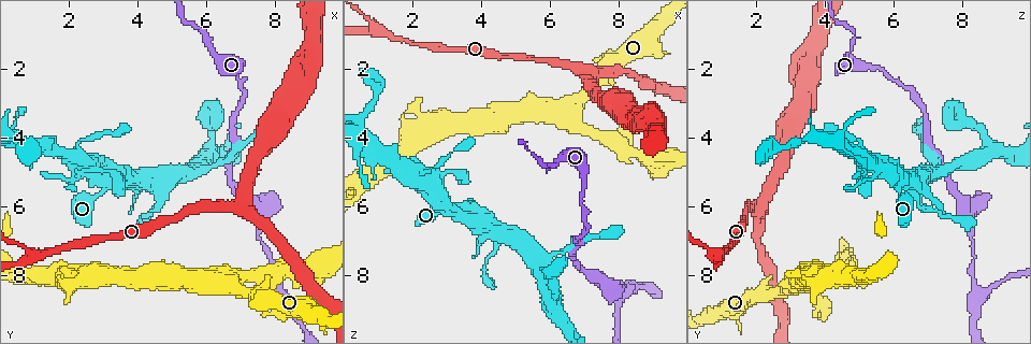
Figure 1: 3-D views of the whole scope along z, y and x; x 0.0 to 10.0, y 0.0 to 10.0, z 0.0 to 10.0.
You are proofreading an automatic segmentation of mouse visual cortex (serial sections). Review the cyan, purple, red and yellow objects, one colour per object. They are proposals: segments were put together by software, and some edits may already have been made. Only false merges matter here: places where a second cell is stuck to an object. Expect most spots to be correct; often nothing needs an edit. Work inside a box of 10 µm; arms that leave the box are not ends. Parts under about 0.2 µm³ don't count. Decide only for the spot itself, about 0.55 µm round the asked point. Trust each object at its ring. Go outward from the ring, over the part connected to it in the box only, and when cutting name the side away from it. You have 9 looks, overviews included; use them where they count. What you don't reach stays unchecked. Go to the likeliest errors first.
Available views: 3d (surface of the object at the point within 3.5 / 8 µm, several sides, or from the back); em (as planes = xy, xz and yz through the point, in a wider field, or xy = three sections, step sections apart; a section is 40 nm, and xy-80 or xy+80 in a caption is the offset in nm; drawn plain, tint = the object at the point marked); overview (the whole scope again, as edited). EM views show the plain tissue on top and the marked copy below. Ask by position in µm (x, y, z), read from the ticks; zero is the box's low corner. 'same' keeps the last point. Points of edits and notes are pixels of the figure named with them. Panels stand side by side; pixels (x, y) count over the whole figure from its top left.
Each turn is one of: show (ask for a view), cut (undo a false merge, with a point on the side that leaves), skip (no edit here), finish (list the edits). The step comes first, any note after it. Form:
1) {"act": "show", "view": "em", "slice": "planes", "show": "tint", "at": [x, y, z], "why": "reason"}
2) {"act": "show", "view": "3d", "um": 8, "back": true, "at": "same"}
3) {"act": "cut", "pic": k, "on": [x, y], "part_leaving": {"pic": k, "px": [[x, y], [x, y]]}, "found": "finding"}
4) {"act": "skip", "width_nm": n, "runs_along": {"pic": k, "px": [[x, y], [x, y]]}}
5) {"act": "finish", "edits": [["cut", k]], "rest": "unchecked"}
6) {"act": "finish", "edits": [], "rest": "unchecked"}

{"act": "show", "view": "3d", "um": 8, "at": [8.10, 8.45, 8.50]}

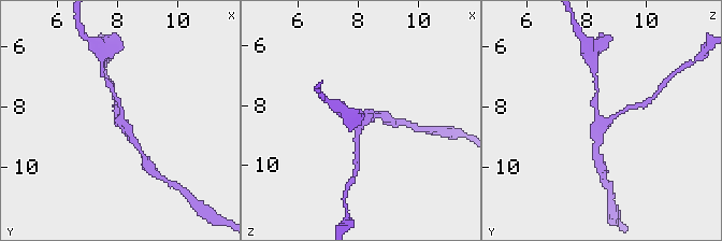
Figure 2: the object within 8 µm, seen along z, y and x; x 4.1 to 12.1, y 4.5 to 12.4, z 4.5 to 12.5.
{"act": "show", "view": "3d", "um": 3.5, "at": "same"}

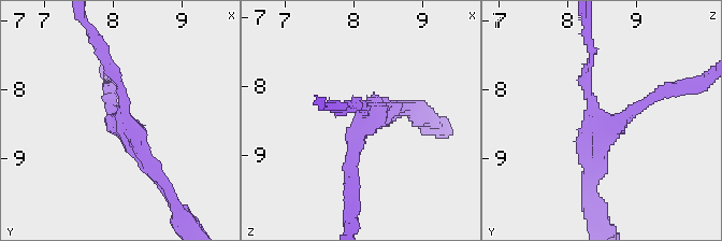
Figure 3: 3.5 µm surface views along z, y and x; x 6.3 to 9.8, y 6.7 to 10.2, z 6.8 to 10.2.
{"act": "show", "view": "em", "slice": "xy", "step": 5, "show": "tint", "at": [8.10, 8.45, 8.45]}

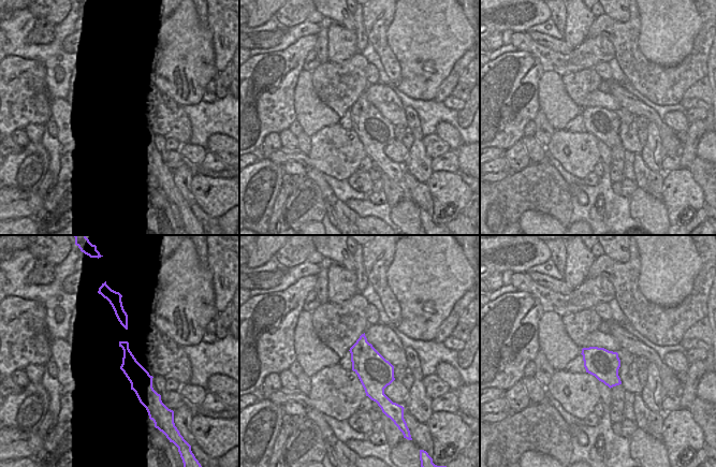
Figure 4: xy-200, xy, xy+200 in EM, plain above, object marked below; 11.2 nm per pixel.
{"act": "skip", "runs_along": {"pic": 3, "px": [[105, 59], [162, 181]]}, "found": "one cell here"}

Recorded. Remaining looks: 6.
{"act": "show", "view": "3d", "um": 3.5, "at": [1.00, 7.50, 0.85], "why": "a fork"}

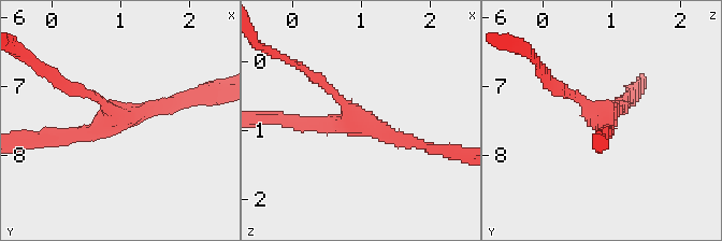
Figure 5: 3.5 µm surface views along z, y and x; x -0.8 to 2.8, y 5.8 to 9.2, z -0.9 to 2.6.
{"act": "show", "view": "em", "slice": "xy", "step": 5, "show": "tint", "at": [0.90, 7.50, 0.85], "arms": 3, "arm_widths_nm": [150, 200, 200], "why": "now the EM"}

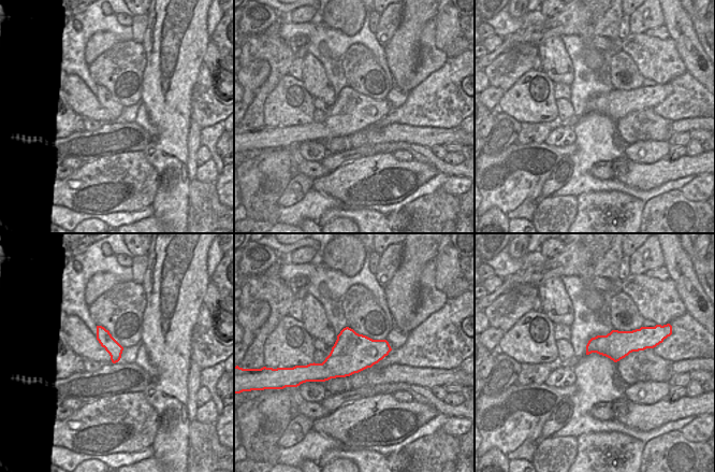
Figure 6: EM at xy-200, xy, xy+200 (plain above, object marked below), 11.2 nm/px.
{"act": "skip", "runs_along": {"pic": 5, "px": [[178, 98], [53, 144]]}, "found": "one cell here"}

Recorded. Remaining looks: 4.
{"act": "show", "view": "3d", "um": 3.5, "at": [6.60, 8.35, 3.05], "why": "arms part here"}

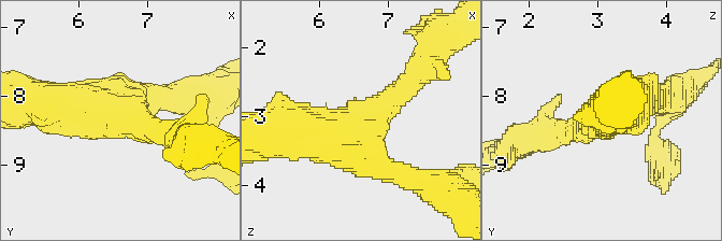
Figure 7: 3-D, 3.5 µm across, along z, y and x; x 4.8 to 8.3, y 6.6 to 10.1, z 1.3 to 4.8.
{"act": "show", "view": "em", "slice": "planes", "show": "tint", "at": [6.65, 8.35, 3.10], "why": "need the tissue"}

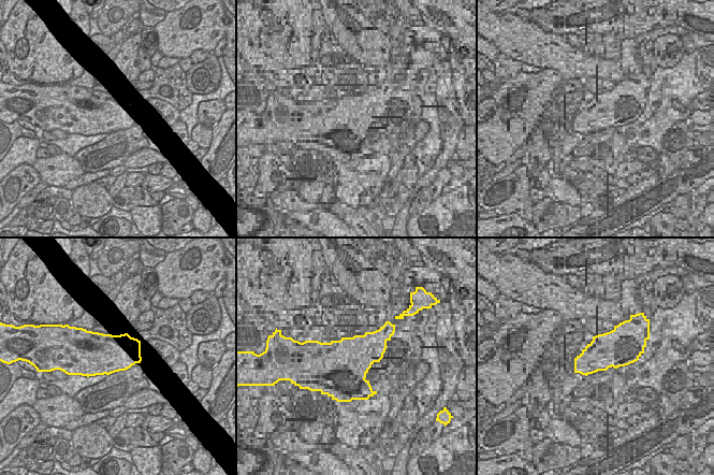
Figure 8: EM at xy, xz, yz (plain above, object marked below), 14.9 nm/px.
{"act": "skip", "arm_widths_nm": [300, 350, 700], "runs_along": {"pic": 7, "px": [[400, 90], [347, 135], [275, 131]]}, "found": "all the same cell"}

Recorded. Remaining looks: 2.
{"act": "finish", "edits": [], "rest": "unchecked"}

